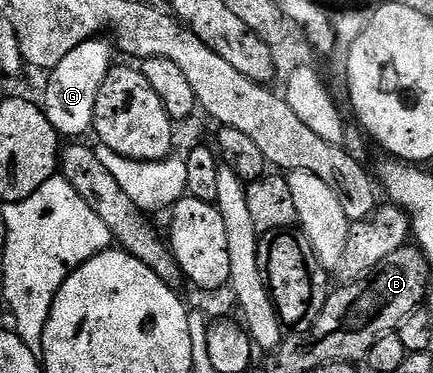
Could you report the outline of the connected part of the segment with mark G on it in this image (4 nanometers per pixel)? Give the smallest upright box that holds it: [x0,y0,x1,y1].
[41,38,114,138]

